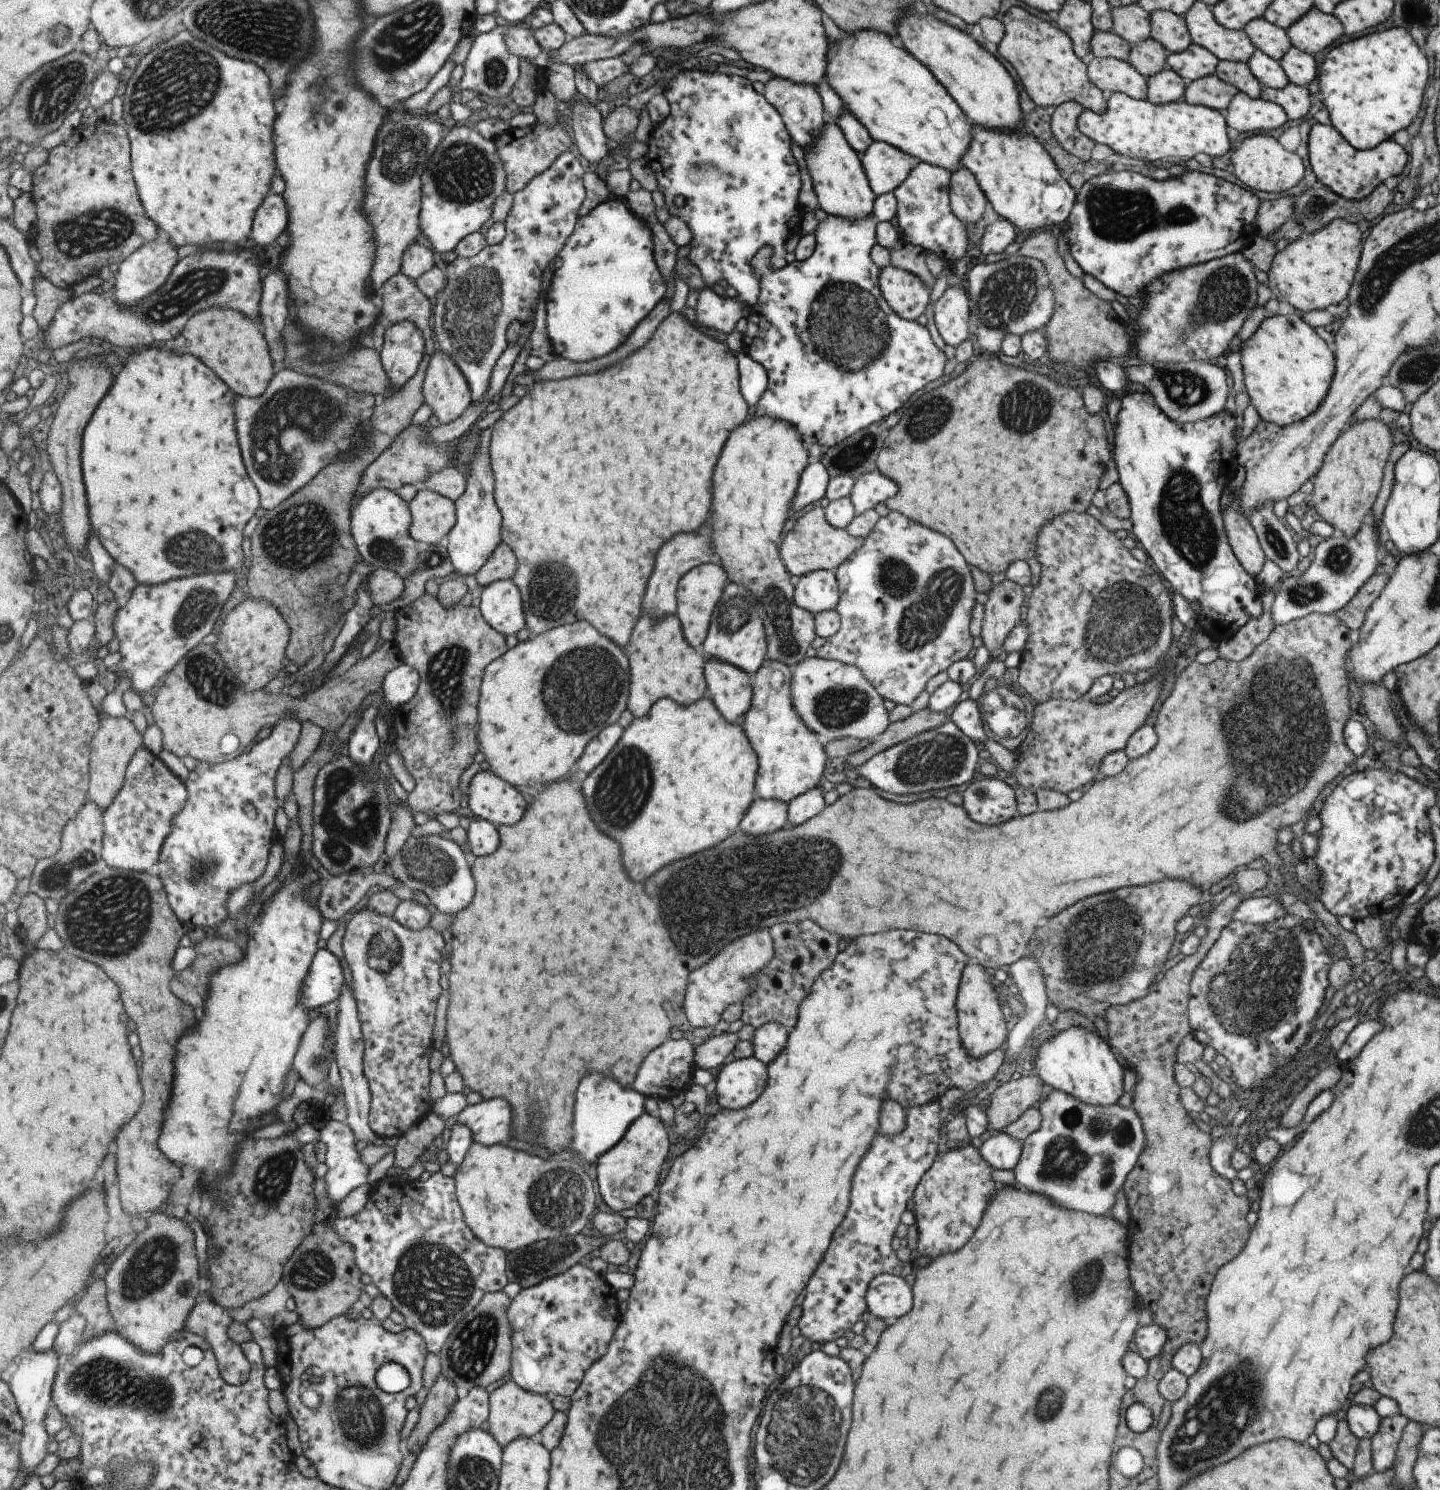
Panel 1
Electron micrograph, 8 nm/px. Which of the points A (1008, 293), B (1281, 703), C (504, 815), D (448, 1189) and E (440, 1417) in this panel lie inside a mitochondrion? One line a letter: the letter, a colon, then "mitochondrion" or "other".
A: mitochondrion
B: mitochondrion
C: other
D: other
E: other

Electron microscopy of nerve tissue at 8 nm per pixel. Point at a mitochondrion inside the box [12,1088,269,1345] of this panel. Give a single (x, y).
(154, 1266)

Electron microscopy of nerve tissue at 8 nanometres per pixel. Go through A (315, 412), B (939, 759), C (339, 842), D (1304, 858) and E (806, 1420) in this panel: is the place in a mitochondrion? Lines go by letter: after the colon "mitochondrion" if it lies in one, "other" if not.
A: mitochondrion
B: mitochondrion
C: mitochondrion
D: other
E: mitochondrion

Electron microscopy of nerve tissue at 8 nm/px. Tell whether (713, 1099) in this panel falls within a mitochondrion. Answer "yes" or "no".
no

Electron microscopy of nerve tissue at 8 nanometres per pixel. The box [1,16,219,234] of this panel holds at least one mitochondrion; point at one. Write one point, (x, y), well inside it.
(54, 92)

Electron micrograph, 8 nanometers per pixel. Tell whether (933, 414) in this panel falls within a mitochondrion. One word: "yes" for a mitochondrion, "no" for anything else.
yes

